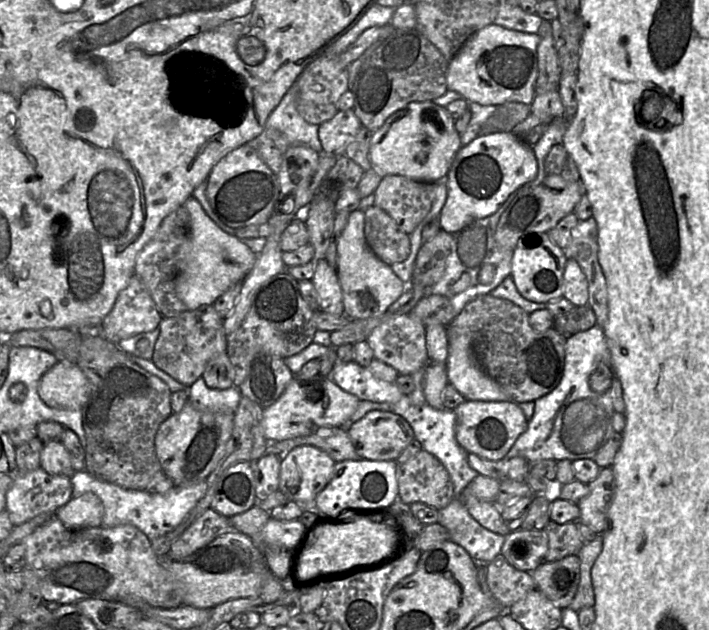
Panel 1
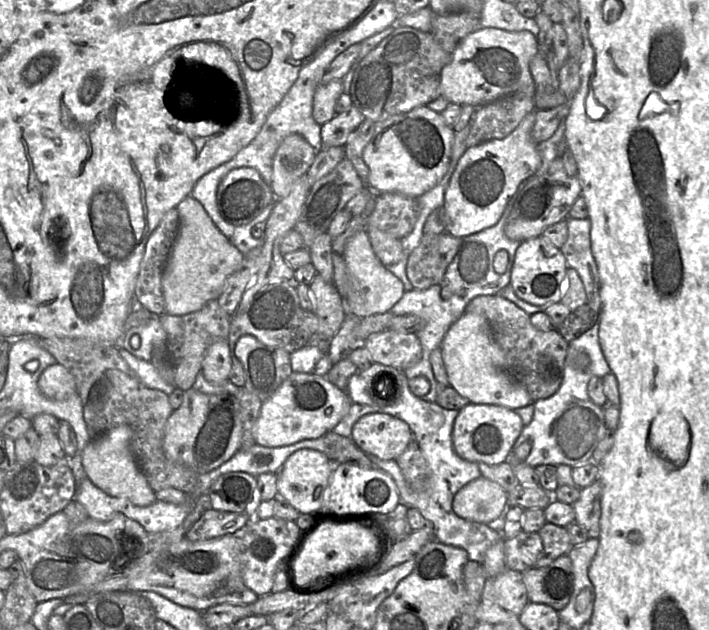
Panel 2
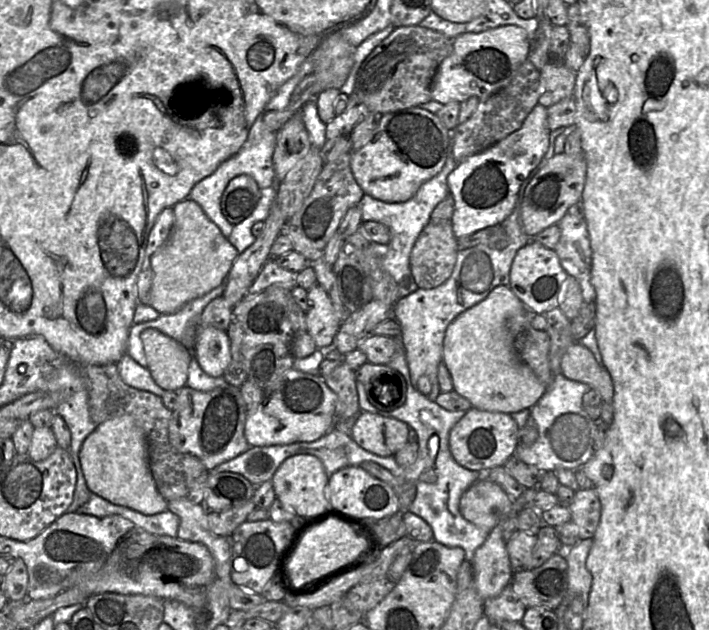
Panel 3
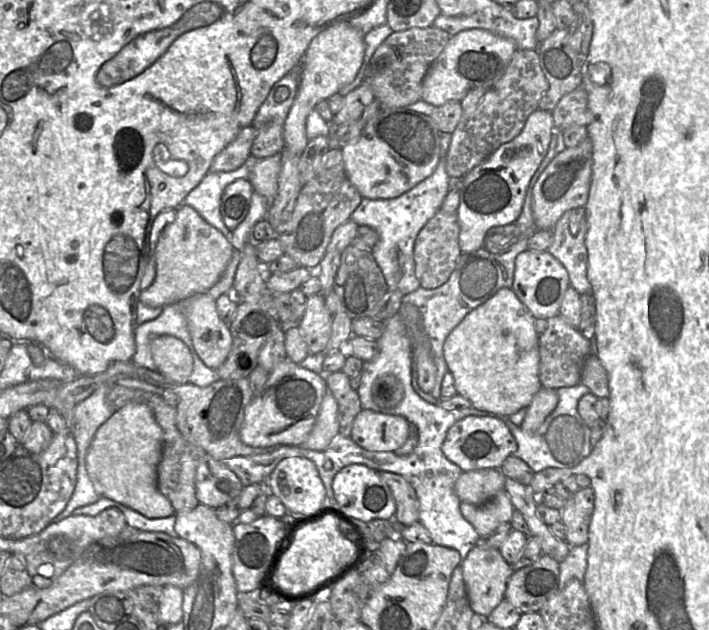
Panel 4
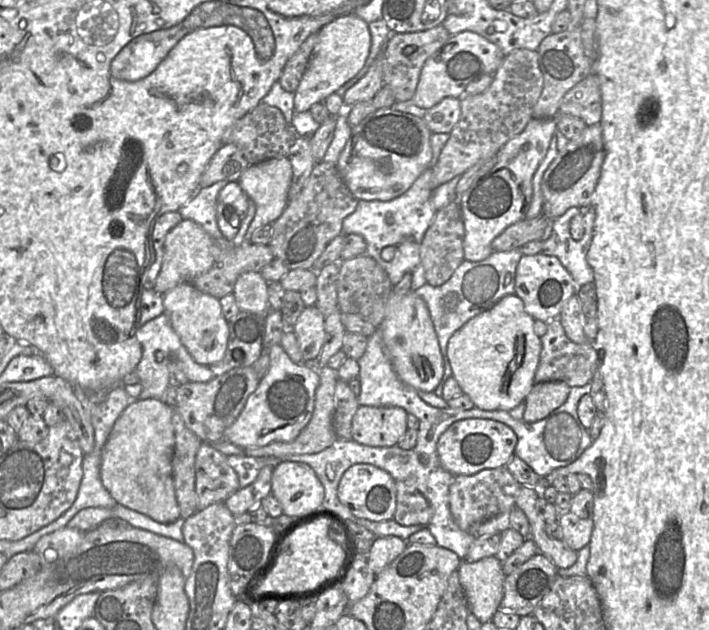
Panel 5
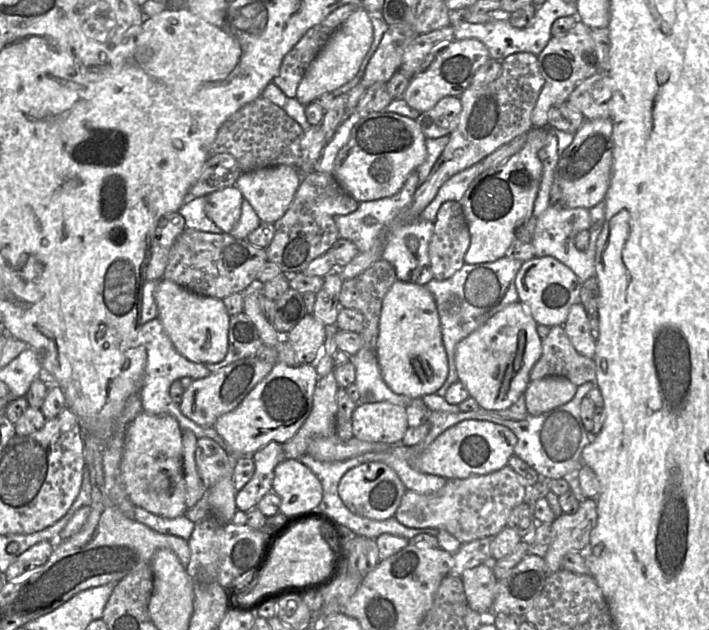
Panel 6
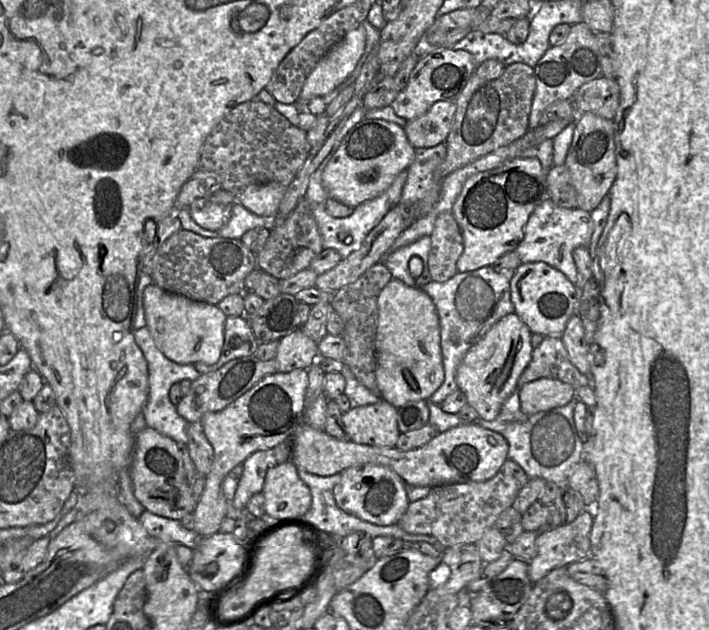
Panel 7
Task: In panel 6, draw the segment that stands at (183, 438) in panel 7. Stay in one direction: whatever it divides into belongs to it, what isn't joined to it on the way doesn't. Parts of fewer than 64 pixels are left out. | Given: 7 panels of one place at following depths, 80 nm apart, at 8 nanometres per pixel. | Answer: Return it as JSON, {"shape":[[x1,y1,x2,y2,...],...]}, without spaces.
{"shape":[[158,318,140,325,139,327,139,341,144,345,147,352,147,361,143,375,143,385,139,392,142,408,144,412,151,415,170,415,174,417,181,429,192,431,196,437,210,438,217,442,220,447,228,451,228,447,224,439,215,431,213,427,202,427,188,419,182,414,179,404,175,403,169,394,170,385,175,380,183,377,189,377,193,380,207,377,211,372,205,367,203,363,195,363,184,356,182,356,174,347,170,338]]}

